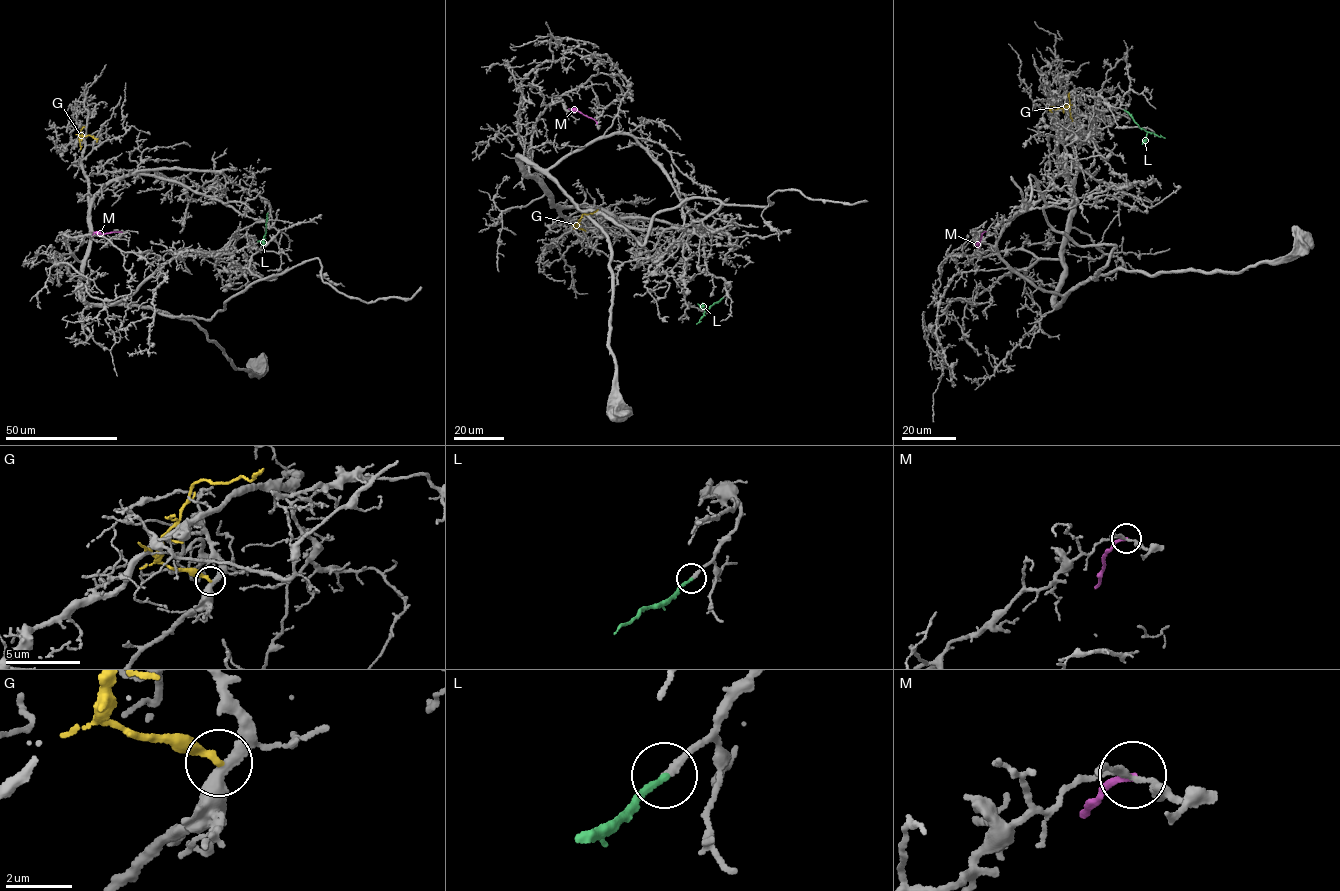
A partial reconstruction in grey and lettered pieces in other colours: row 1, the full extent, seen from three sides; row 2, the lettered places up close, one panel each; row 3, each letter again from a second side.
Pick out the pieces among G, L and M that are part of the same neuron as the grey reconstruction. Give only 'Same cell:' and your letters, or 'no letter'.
Same cell: L

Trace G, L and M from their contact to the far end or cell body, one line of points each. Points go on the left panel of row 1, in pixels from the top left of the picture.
G: (84, 127), (78, 134), (90, 135), (96, 142)
L: (268, 213), (261, 245)
M: (121, 232), (92, 234)

